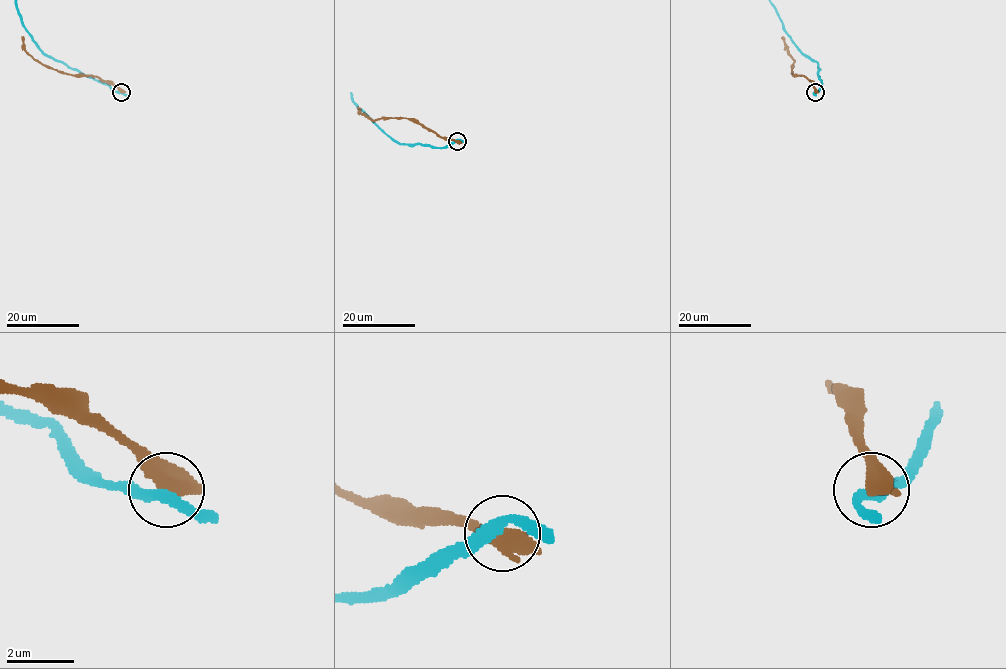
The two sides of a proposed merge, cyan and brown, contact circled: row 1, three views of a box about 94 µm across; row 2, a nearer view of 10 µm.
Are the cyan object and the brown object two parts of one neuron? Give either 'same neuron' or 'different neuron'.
different neuron

